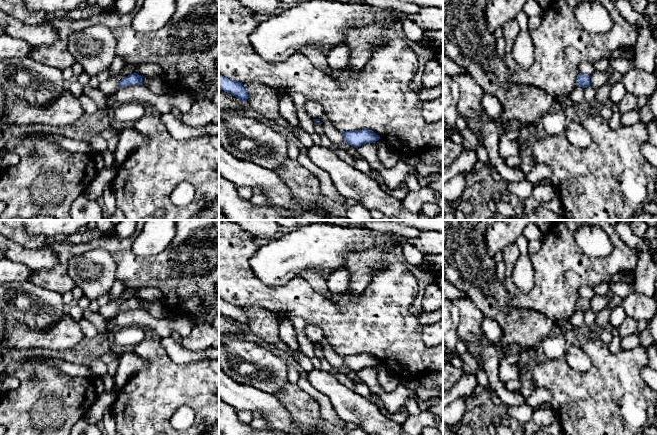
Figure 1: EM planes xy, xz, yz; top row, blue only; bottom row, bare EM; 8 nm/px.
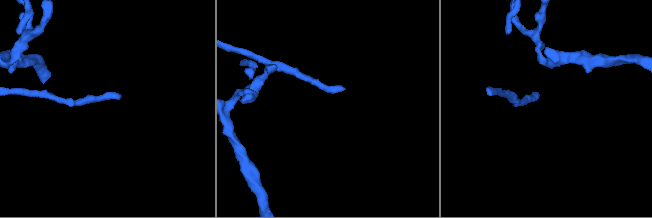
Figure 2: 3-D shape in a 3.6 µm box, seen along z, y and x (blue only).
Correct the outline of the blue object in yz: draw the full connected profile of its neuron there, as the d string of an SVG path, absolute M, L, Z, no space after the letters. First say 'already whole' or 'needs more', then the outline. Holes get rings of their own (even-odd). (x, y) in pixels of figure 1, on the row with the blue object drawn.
already whole; M579 73L576 78L576 85L578 87L586 88L590 86L590 75Z

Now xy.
already whole; M138 73L128 75L127 77L123 78L120 81L119 88L130 86L130 85L142 85L142 78L143 77L144 76L141 76Z

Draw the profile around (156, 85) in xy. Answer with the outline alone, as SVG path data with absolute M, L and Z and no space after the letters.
M144 76L142 78L142 85L149 88L155 94L167 94L169 92L162 78L148 78Z

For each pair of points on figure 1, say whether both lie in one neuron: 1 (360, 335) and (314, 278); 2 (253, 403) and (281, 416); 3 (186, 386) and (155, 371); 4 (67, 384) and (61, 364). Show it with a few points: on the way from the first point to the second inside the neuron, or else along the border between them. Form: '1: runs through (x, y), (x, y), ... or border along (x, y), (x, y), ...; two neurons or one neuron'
1: border along (309, 284), (321, 294), (332, 297); two neurons
2: runs through (260, 403), (265, 403), (274, 412); one neuron
3: runs through (178, 385), (169, 385), (163, 379); one neuron
4: border along (43, 361), (69, 375), (87, 377); two neurons

